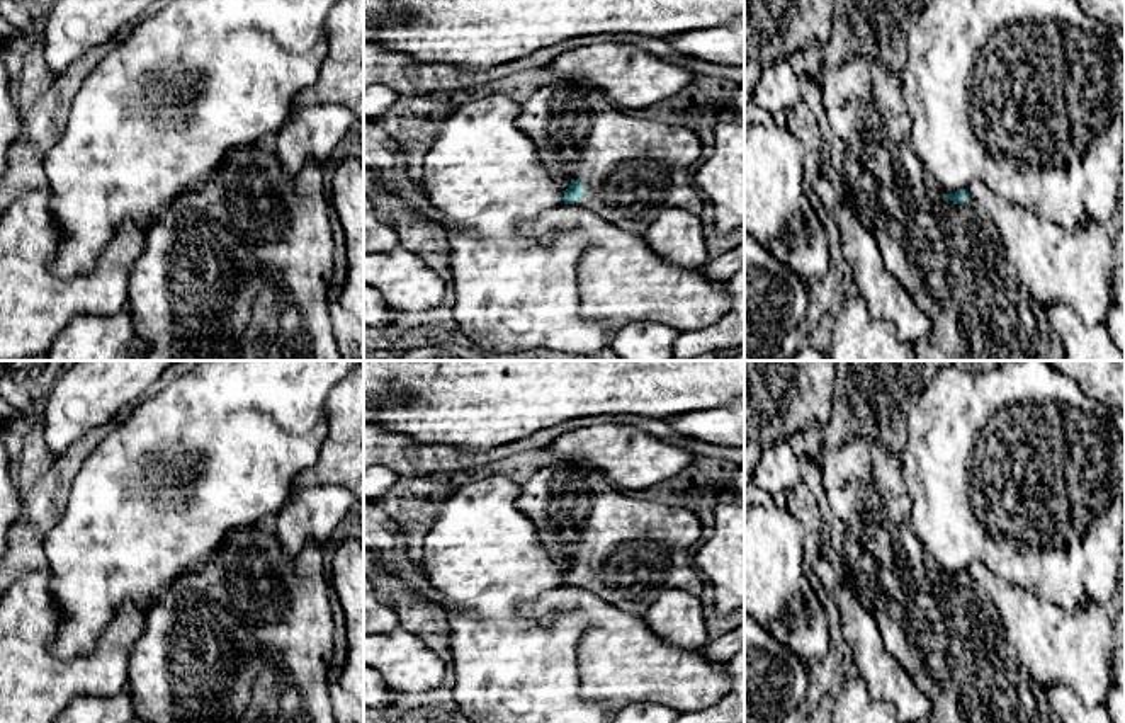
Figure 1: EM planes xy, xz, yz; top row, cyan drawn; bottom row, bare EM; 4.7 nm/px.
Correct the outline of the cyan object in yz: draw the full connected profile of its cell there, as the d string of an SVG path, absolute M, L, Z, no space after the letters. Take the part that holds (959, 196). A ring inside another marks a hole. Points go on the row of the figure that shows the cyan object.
M862 54L841 65L823 65L819 85L829 122L831 163L845 182L848 206L875 236L889 272L931 320L931 332L913 344L914 361L1066 361L1064 350L1052 347L1045 308L1021 284L984 208L967 189L945 197L913 151L899 73L882 58Z

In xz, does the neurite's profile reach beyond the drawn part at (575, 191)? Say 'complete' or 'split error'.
split error

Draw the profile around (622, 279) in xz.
M561 204L532 221L518 225L520 236L551 242L561 231L583 231L588 243L579 260L581 315L613 332L632 322L654 322L675 330L690 332L707 328L729 310L726 281L710 281L700 267L680 267L664 262L646 242L642 233L630 233L600 218L596 213Z

